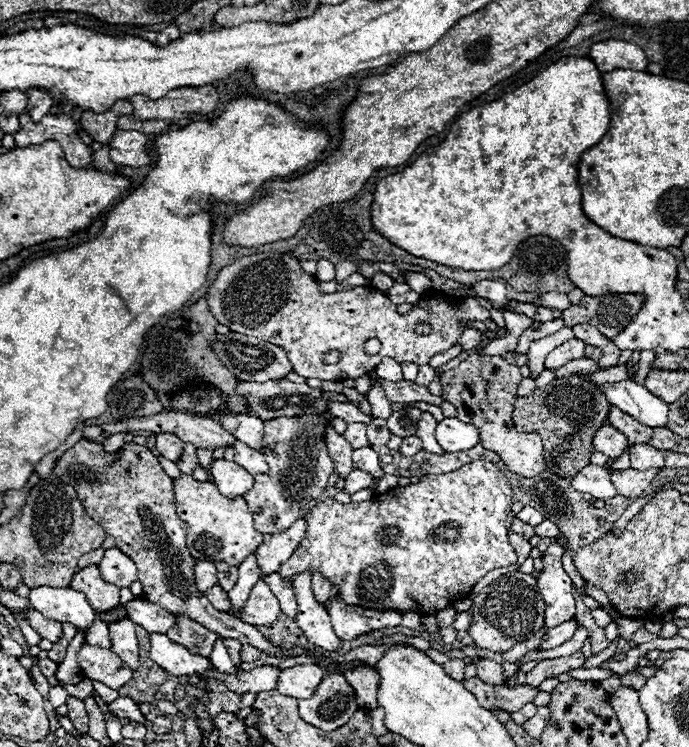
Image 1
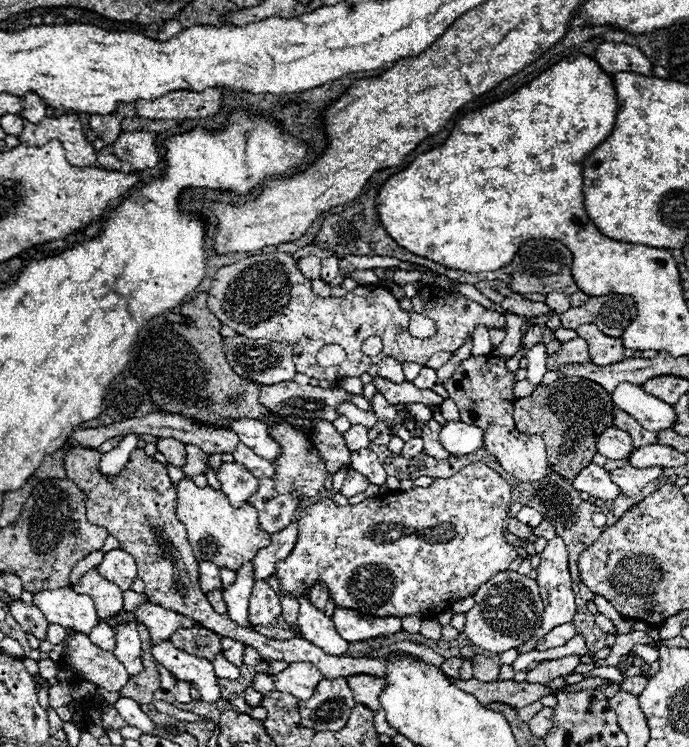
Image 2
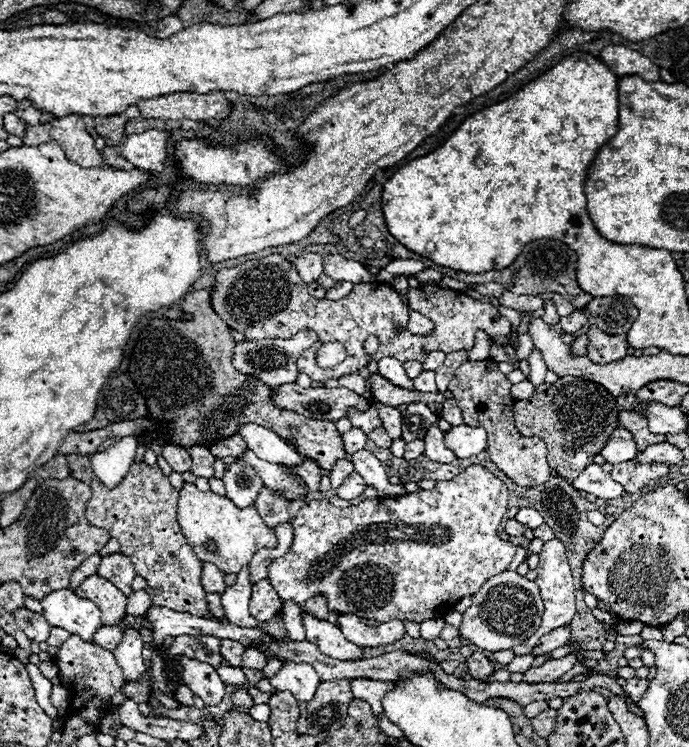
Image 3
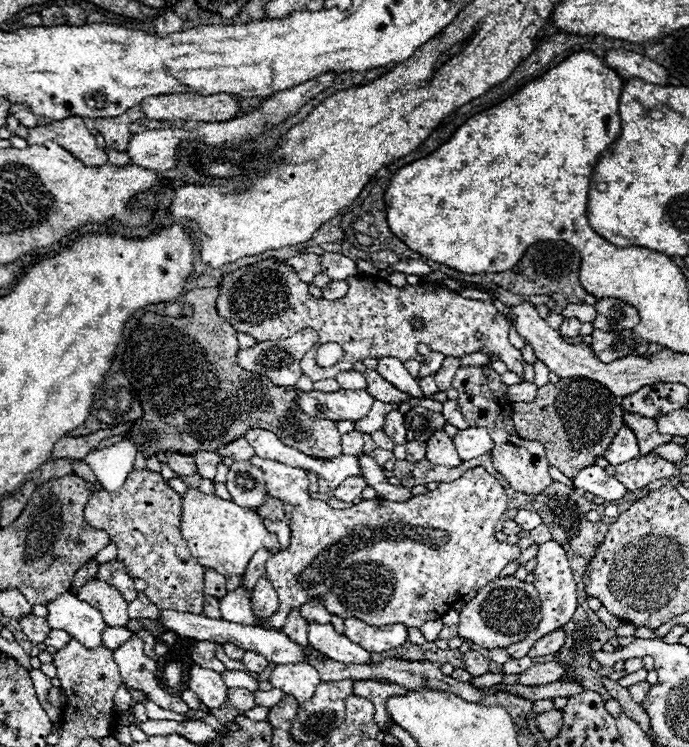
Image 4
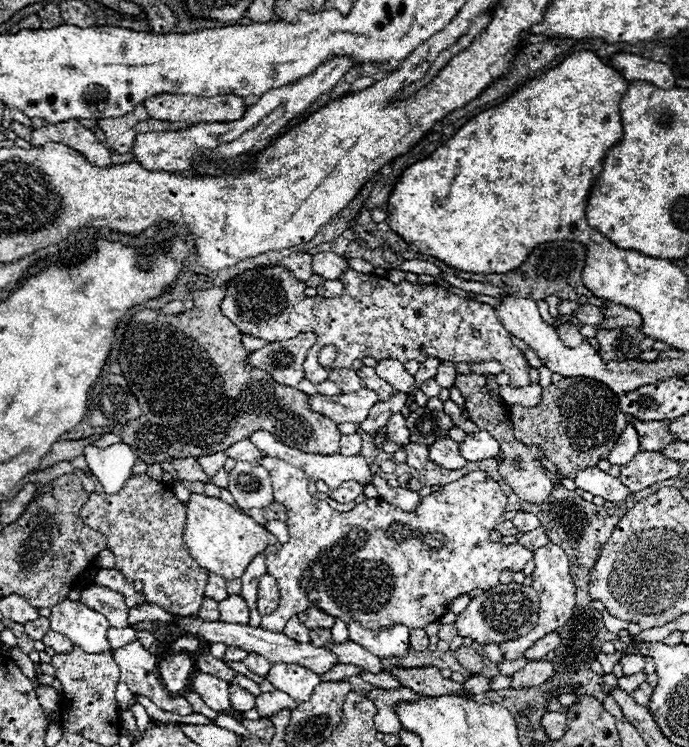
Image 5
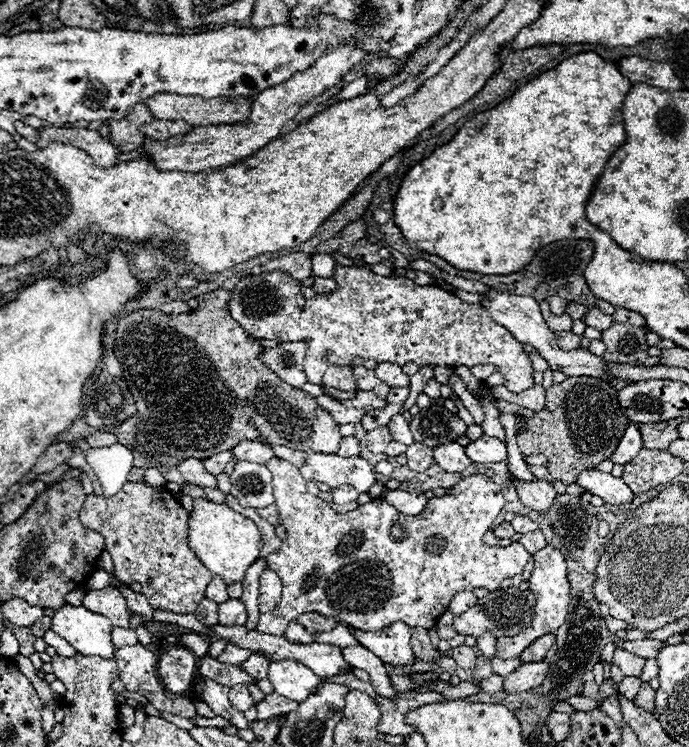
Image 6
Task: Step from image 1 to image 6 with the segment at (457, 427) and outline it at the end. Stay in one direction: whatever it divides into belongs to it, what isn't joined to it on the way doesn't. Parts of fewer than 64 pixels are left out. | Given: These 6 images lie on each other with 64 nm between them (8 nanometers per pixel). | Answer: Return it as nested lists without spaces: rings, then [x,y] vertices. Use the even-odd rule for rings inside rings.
[[[482,436],[476,442],[466,446],[466,456],[476,464],[490,464],[490,462],[506,462],[506,444],[492,436]]]

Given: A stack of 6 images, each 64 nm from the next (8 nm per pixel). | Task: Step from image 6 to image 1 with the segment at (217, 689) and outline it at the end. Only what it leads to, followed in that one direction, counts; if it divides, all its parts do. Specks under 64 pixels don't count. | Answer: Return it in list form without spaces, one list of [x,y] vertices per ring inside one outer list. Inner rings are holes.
[[[150,636],[150,656],[162,666],[170,676],[192,676],[206,674],[210,670],[210,660],[204,656],[190,654],[188,648],[180,644],[172,644],[168,636]]]

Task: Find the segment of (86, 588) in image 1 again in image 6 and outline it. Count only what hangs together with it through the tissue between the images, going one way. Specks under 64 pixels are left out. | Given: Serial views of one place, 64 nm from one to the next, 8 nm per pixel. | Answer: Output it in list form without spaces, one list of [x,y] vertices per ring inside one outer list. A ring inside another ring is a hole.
[[[110,586],[100,588],[100,590],[90,590],[84,594],[82,604],[90,612],[108,616],[114,628],[130,628],[130,610],[120,590],[110,588]]]

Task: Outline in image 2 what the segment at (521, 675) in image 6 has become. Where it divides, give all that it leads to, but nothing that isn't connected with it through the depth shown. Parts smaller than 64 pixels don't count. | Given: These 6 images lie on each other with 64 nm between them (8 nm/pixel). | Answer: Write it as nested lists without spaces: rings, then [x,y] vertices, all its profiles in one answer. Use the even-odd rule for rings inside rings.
[[[576,654],[558,658],[558,660],[544,660],[534,670],[528,672],[526,680],[528,682],[540,682],[540,684],[544,684],[544,682],[550,682],[554,678],[560,678],[560,676],[570,674],[580,662],[582,662],[582,658],[576,656]]]

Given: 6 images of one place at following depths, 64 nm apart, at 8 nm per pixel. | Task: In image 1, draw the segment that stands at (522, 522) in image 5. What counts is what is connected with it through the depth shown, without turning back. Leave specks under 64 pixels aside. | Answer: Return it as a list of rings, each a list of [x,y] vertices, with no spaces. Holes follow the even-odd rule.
[[[524,506],[524,508],[516,514],[516,518],[522,520],[522,522],[526,522],[526,524],[532,524],[532,526],[536,526],[536,524],[540,524],[540,522],[544,520],[544,516],[542,516],[538,510],[534,510],[532,506]]]

